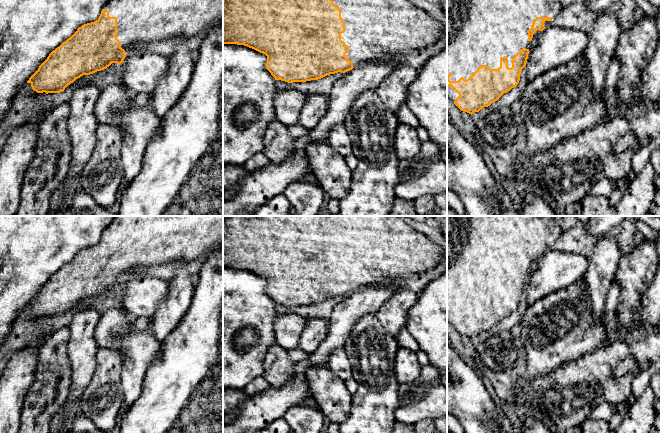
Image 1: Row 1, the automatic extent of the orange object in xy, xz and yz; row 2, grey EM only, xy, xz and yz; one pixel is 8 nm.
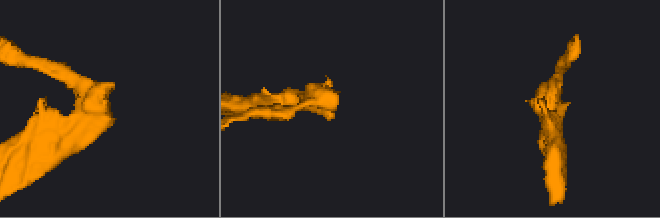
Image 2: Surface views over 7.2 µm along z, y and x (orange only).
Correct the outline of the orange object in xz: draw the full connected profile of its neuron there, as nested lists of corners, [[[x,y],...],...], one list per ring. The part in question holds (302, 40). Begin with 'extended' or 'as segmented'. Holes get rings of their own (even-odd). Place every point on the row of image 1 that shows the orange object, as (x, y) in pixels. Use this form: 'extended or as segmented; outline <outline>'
extended; outline [[[223,0],[223,44],[244,45],[265,54],[266,69],[275,80],[288,83],[318,80],[330,74],[345,73],[365,64],[398,59],[408,52],[430,48],[440,43],[443,34],[443,26],[439,21],[408,0]]]

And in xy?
extended; outline [[[109,0],[103,6],[99,18],[79,27],[70,38],[53,50],[27,83],[37,93],[60,93],[83,75],[104,70],[112,63],[120,65],[130,50],[140,44],[169,38],[174,41],[190,38],[214,21],[223,22],[223,0]]]

